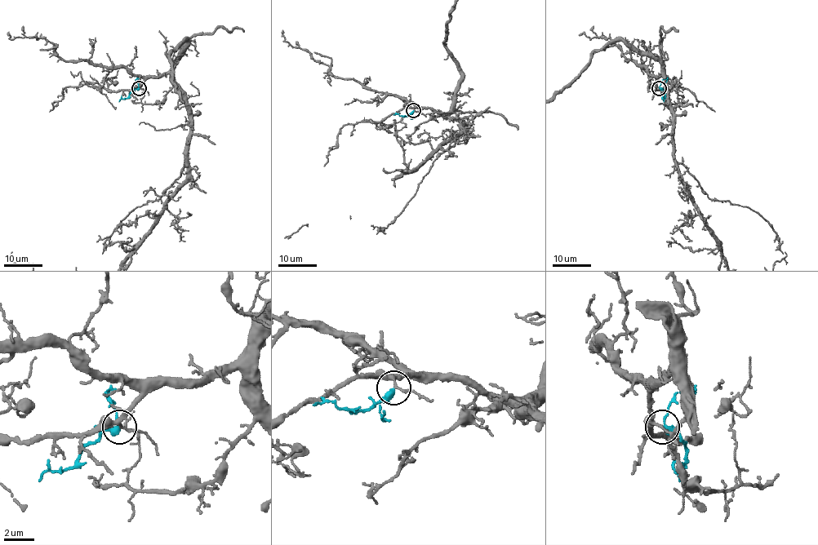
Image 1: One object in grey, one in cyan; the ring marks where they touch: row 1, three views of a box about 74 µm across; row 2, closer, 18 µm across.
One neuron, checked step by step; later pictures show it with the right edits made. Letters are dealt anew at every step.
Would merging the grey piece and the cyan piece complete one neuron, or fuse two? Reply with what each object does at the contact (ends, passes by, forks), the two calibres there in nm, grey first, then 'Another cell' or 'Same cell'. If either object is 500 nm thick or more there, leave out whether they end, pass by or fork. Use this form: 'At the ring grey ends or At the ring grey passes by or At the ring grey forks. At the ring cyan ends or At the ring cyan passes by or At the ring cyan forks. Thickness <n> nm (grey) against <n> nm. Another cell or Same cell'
At the ring grey forks. At the ring cyan passes by. Thickness 170 nm (grey) against 300 nm. Same cell

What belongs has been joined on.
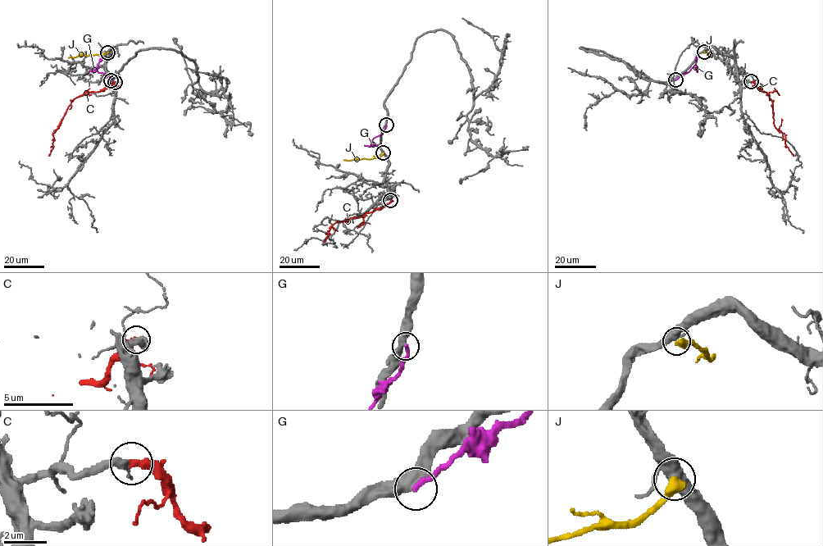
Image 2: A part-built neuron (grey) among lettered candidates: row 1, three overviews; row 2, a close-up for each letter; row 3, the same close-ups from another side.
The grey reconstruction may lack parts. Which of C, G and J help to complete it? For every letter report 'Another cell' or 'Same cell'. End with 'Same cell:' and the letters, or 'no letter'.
C: Same cell
G: Another cell
J: Another cell
Same cell: C

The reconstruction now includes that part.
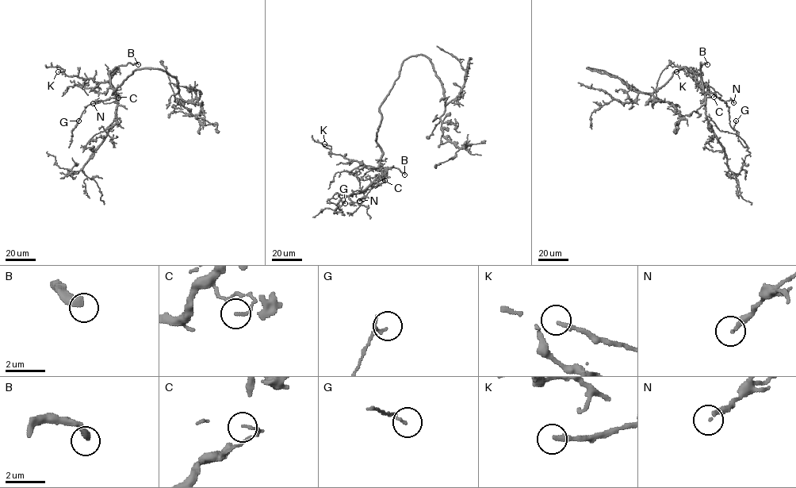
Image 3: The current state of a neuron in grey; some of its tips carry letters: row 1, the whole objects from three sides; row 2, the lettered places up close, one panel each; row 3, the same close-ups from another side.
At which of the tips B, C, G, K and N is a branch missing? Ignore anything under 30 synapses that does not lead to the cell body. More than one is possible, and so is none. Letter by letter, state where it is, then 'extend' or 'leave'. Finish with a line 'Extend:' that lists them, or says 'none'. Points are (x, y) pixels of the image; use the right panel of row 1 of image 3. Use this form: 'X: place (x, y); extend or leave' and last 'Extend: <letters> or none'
B: place (707, 64); extend
C: place (713, 97); leave
G: place (736, 121); leave
K: place (676, 71); extend
N: place (733, 102); leave
Extend: B, K

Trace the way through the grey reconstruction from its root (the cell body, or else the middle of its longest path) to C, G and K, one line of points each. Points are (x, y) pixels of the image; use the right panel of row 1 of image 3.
C: (641, 92), (656, 92), (675, 72), (685, 67), (700, 76), (703, 92), (713, 93), (716, 95), (713, 97)
G: (641, 92), (656, 92), (685, 67), (700, 76), (705, 94), (714, 93), (726, 102), (732, 128), (736, 121)
K: (641, 92), (656, 92), (675, 72), (683, 67), (696, 72), (701, 80), (697, 82), (682, 69), (676, 71)

